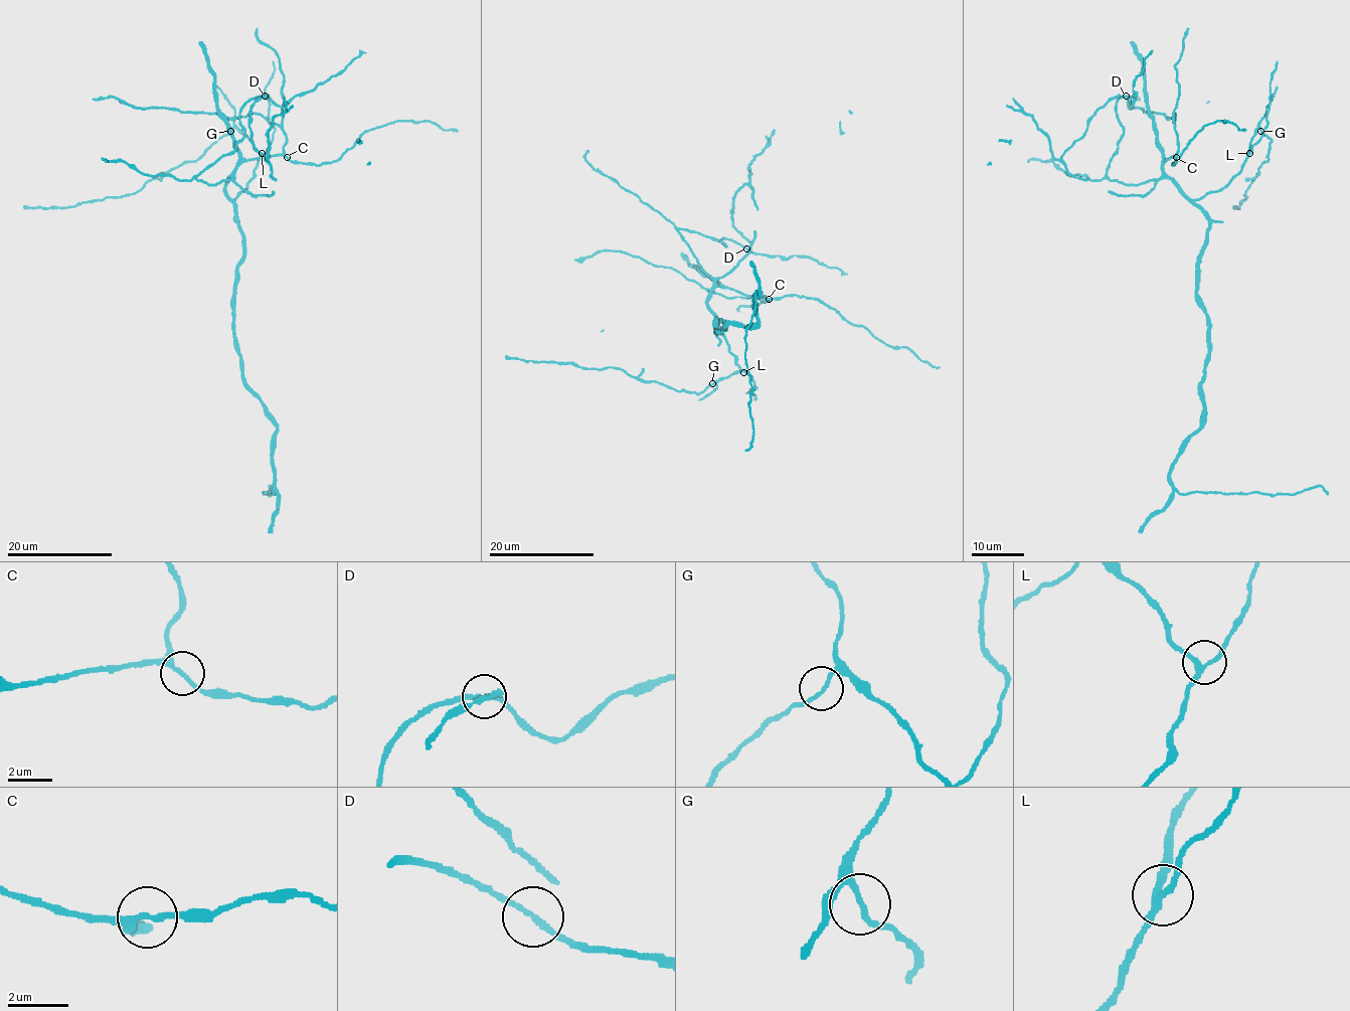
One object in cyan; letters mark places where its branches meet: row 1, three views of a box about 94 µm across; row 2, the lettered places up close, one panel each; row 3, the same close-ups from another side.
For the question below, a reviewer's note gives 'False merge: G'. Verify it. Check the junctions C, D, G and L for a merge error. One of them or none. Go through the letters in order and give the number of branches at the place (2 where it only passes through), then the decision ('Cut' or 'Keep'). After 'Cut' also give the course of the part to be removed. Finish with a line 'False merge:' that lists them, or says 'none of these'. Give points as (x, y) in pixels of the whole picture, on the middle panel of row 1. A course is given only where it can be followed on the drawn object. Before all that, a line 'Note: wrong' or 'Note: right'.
Note: wrong
C: Branches: 3. Keep
D: Branches: 3. Keep
G: Branches: 2. Keep
L: Branches: 3. Keep
False merge: none of these

